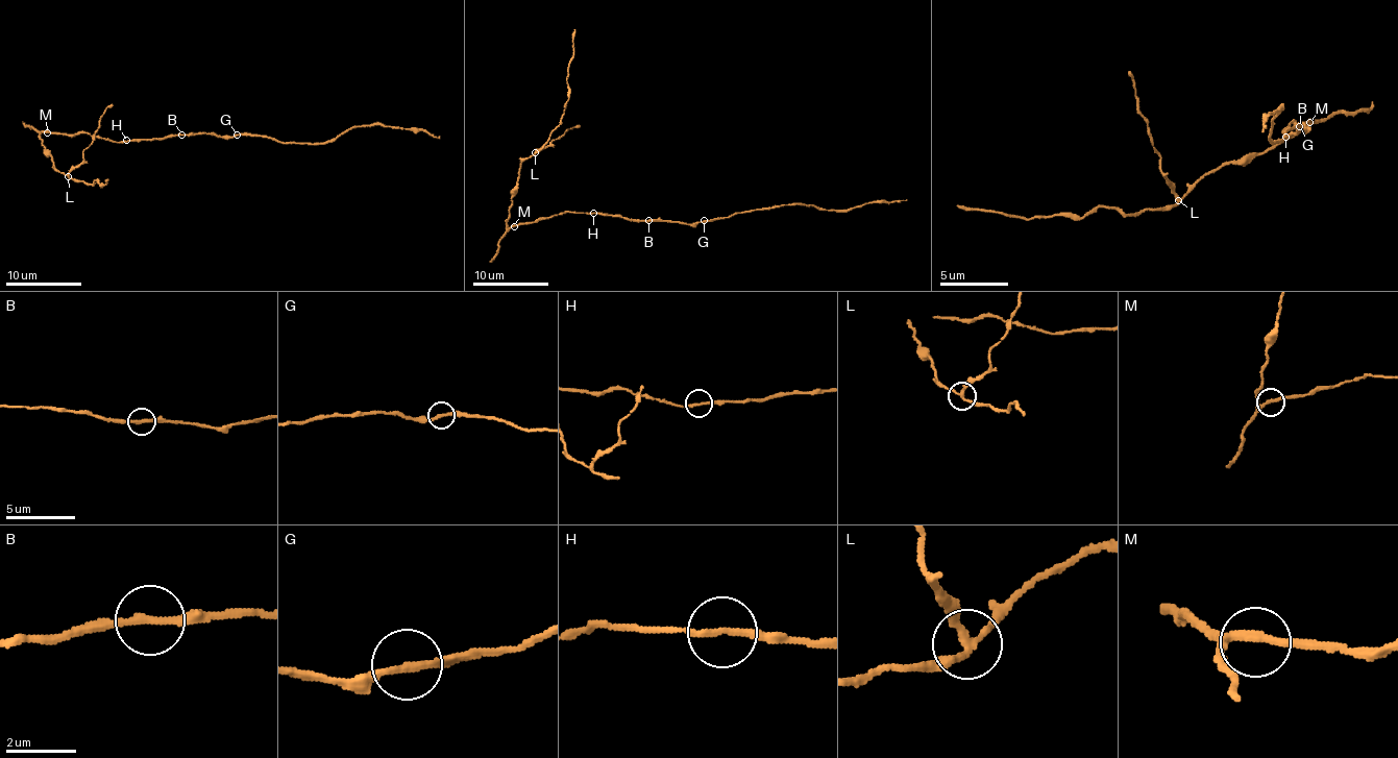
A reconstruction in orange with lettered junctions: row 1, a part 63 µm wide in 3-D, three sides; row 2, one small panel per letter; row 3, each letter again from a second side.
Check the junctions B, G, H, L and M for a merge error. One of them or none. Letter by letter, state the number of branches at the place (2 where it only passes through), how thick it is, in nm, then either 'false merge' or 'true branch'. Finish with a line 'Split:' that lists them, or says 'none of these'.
B: branches 2; calibre 220 nm; true branch
G: branches 2; calibre 220 nm; true branch
H: branches 2; calibre 190 nm; true branch
L: branches 3; calibre 190 nm; false merge
M: branches 3; calibre 200 nm; true branch
Split: L

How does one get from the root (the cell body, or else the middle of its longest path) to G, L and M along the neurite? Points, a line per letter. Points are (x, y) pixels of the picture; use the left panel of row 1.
G: (126, 142), (202, 132), (216, 132), (221, 137), (237, 135)
L: (126, 142), (112, 142), (84, 132), (43, 132), (39, 137), (52, 165), (68, 176)
M: (126, 142), (112, 142), (84, 132), (47, 132)

